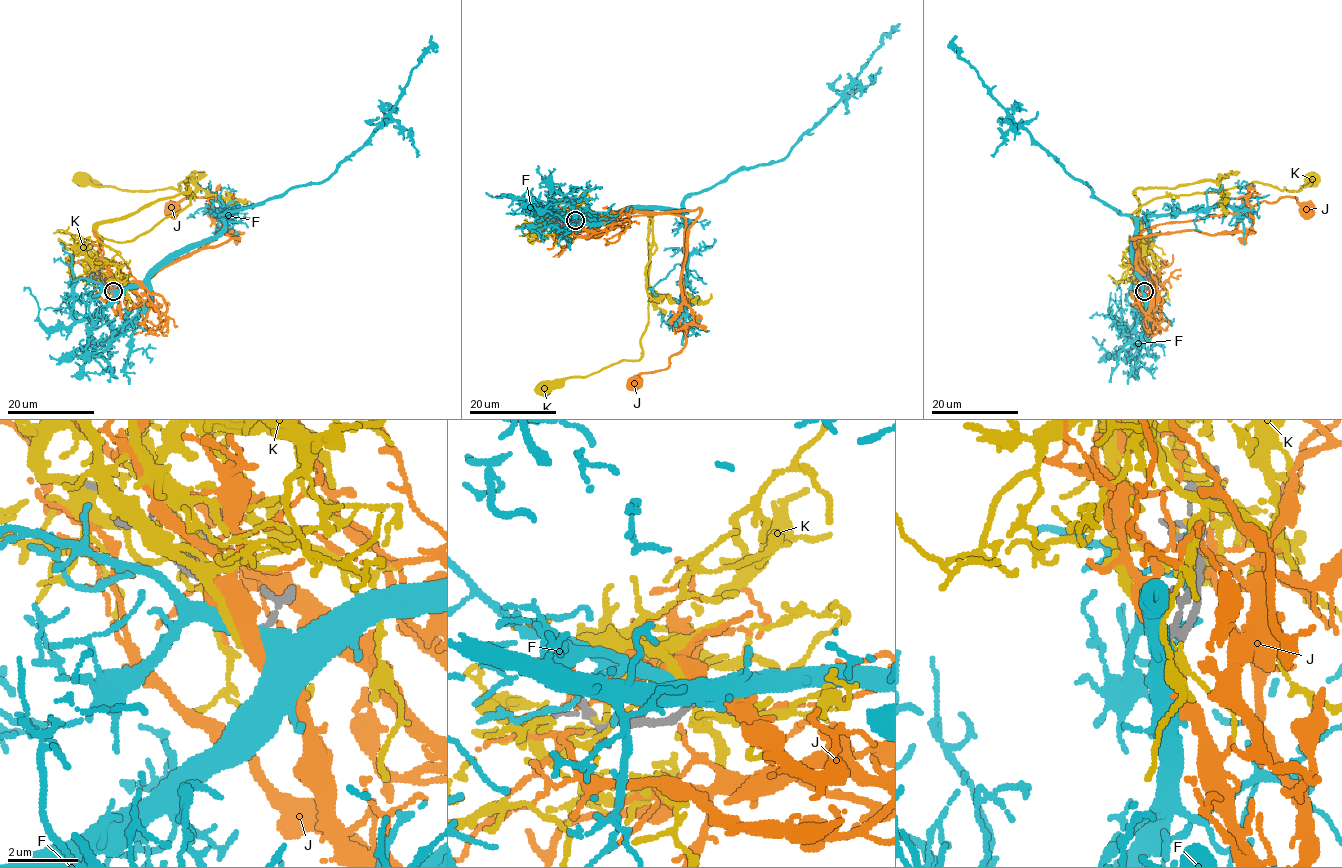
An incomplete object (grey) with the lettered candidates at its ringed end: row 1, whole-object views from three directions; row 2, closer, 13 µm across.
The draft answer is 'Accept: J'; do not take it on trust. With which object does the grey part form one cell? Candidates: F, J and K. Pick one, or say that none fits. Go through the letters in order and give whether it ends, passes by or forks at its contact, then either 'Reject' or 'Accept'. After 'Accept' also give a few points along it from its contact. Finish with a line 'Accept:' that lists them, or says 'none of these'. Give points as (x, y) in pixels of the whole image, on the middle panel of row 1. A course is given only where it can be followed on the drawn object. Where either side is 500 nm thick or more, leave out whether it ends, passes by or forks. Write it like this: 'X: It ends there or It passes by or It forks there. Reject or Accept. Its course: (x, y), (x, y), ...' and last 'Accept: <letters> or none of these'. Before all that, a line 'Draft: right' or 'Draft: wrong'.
Draft: right
F: It passes by. Reject
J: It passes by. Accept. Its course: (574, 219), (600, 232), (629, 212), (685, 218), (686, 345), (667, 367), (644, 372), (629, 390)
K: It passes by. Reject
Accept: J

